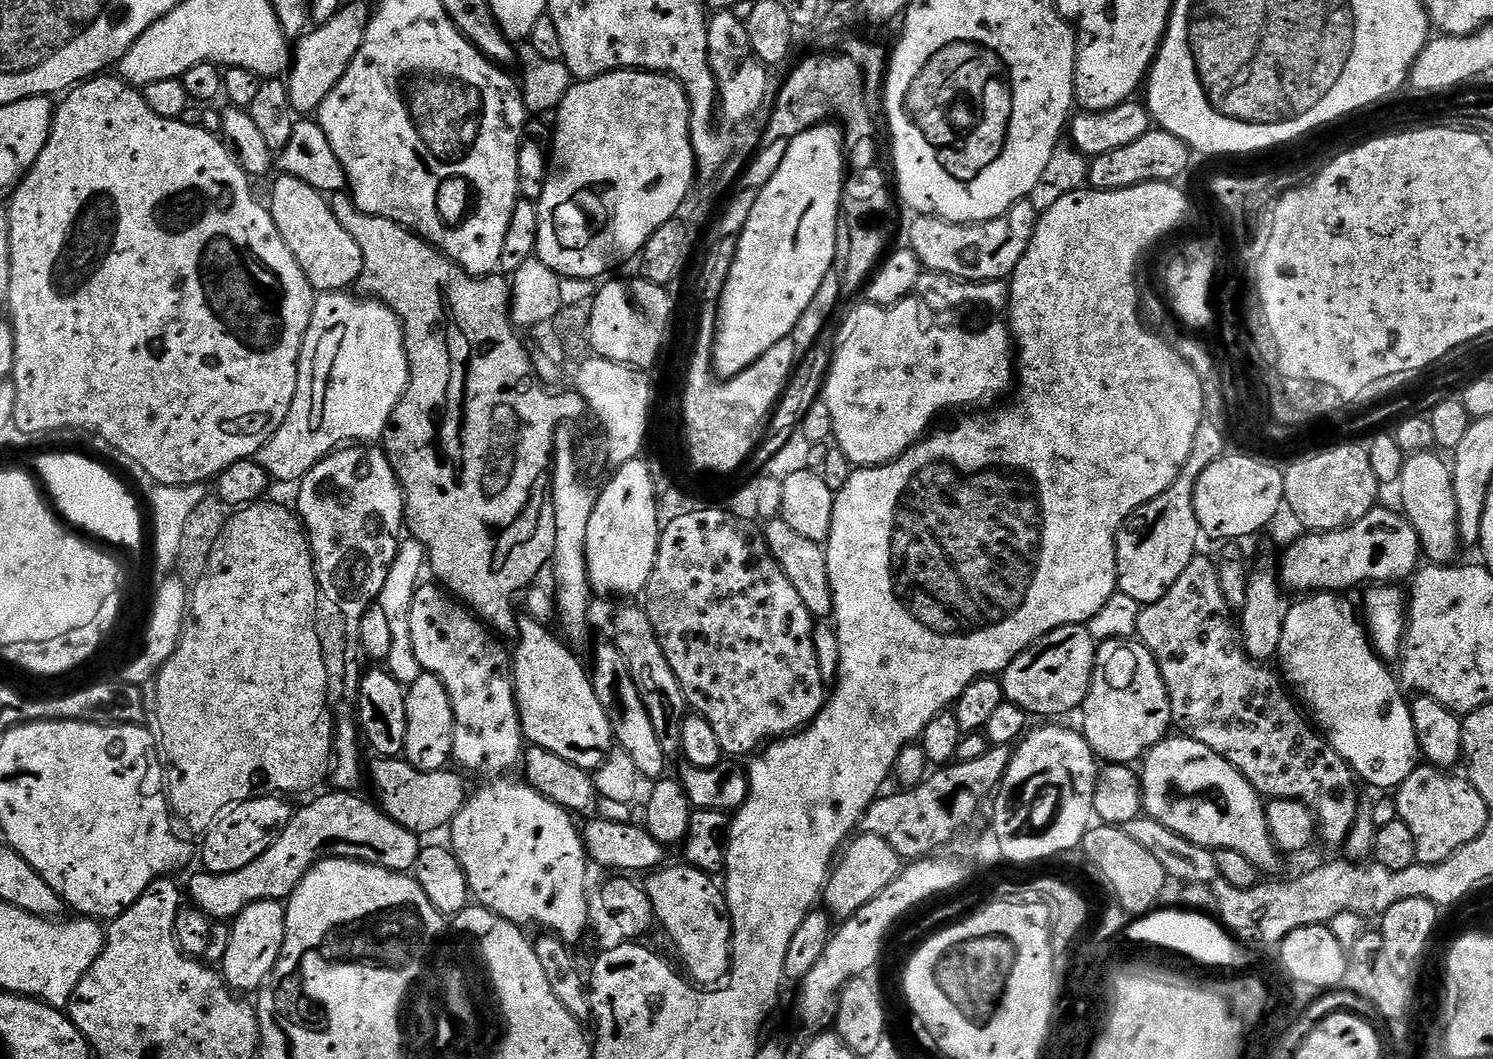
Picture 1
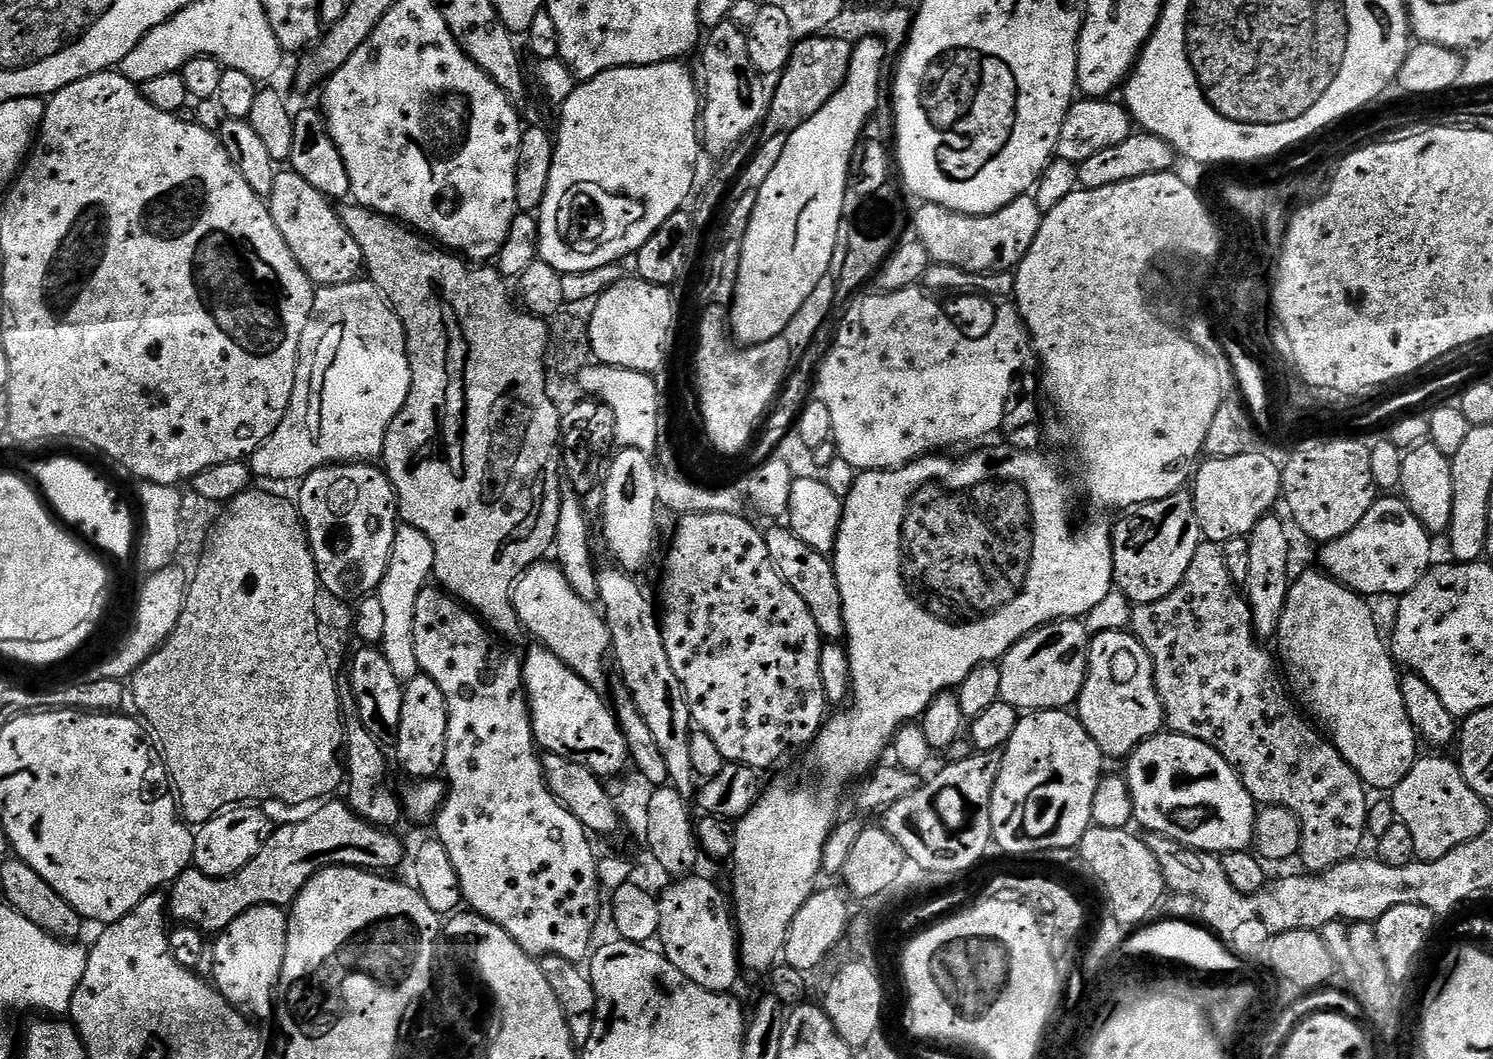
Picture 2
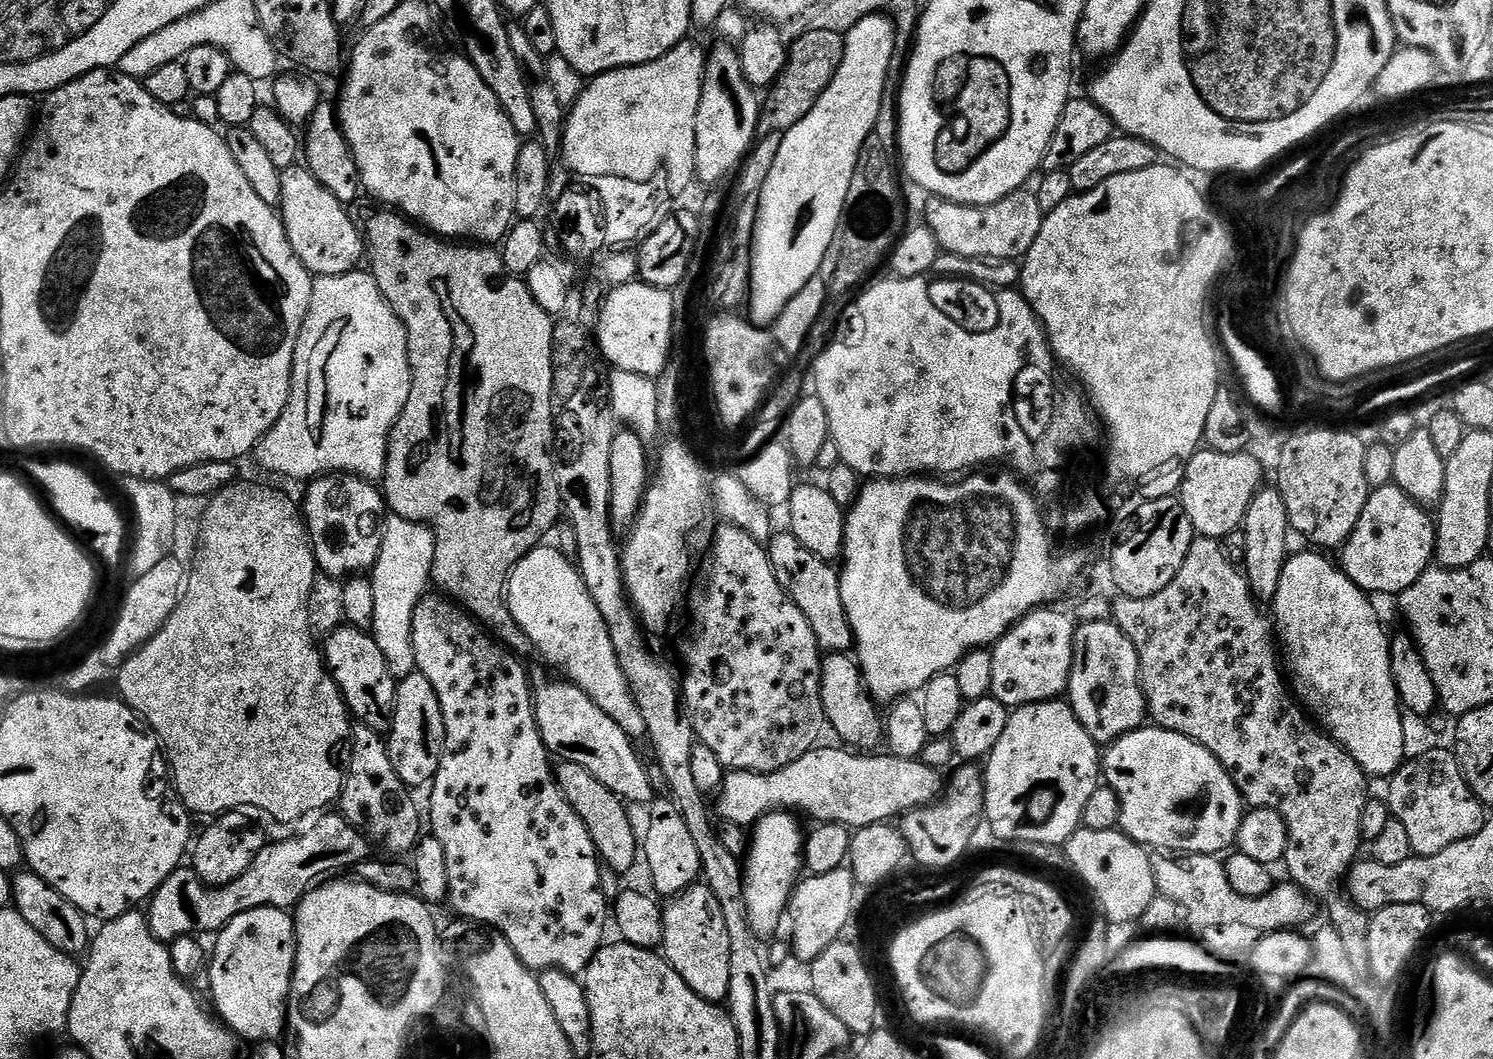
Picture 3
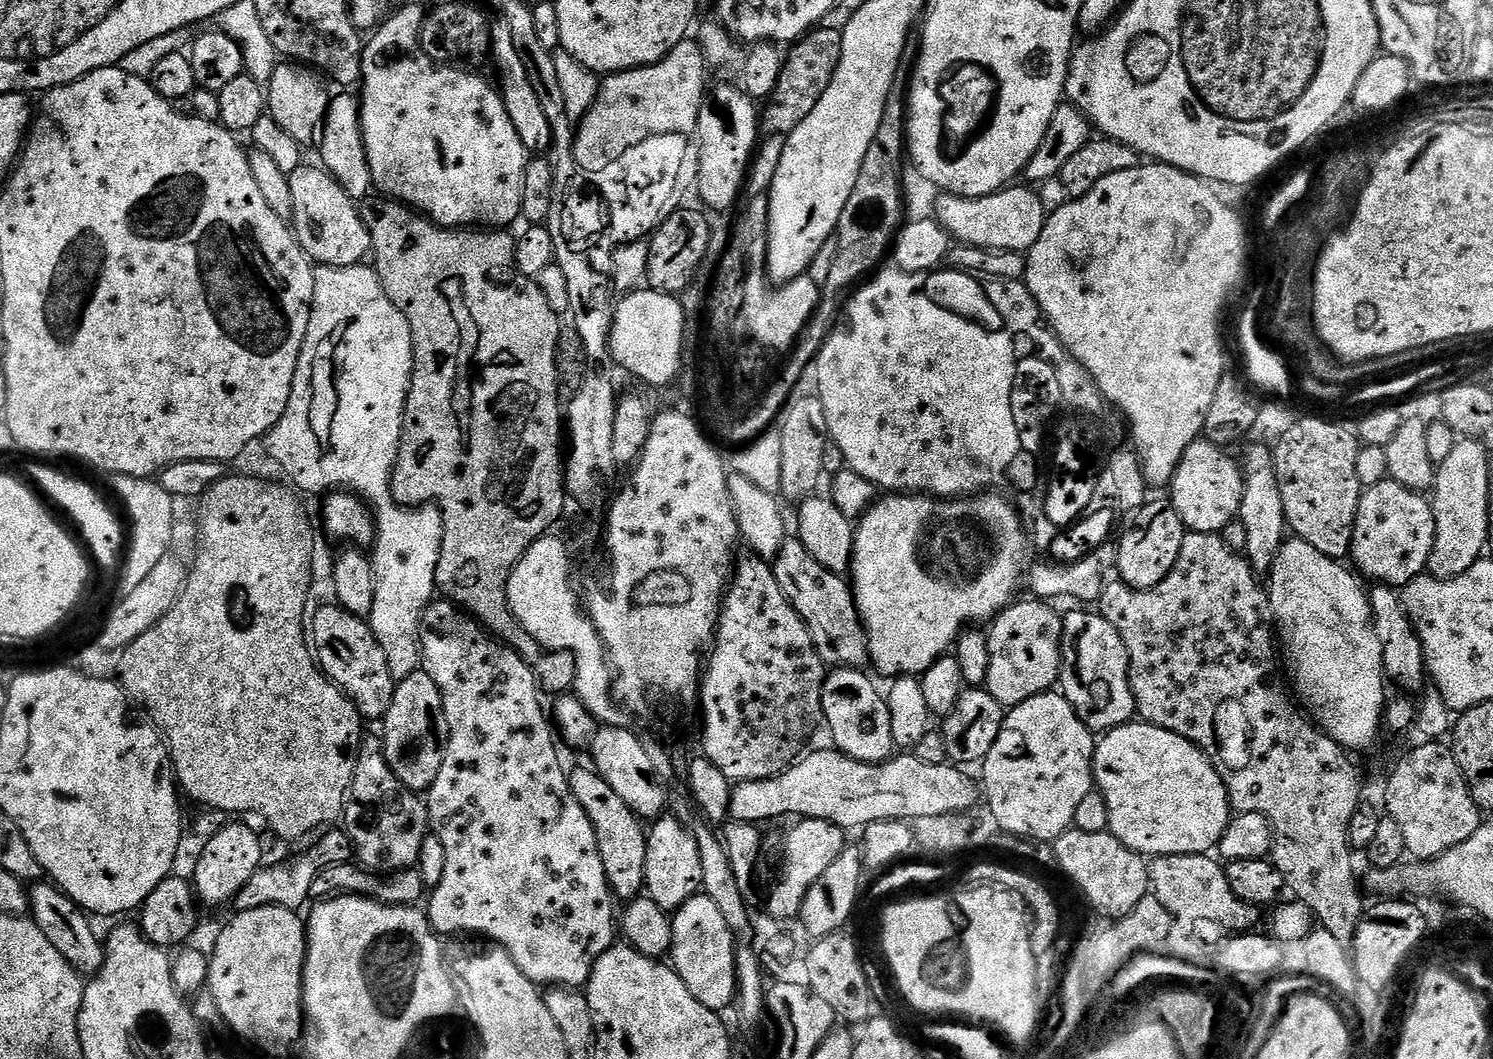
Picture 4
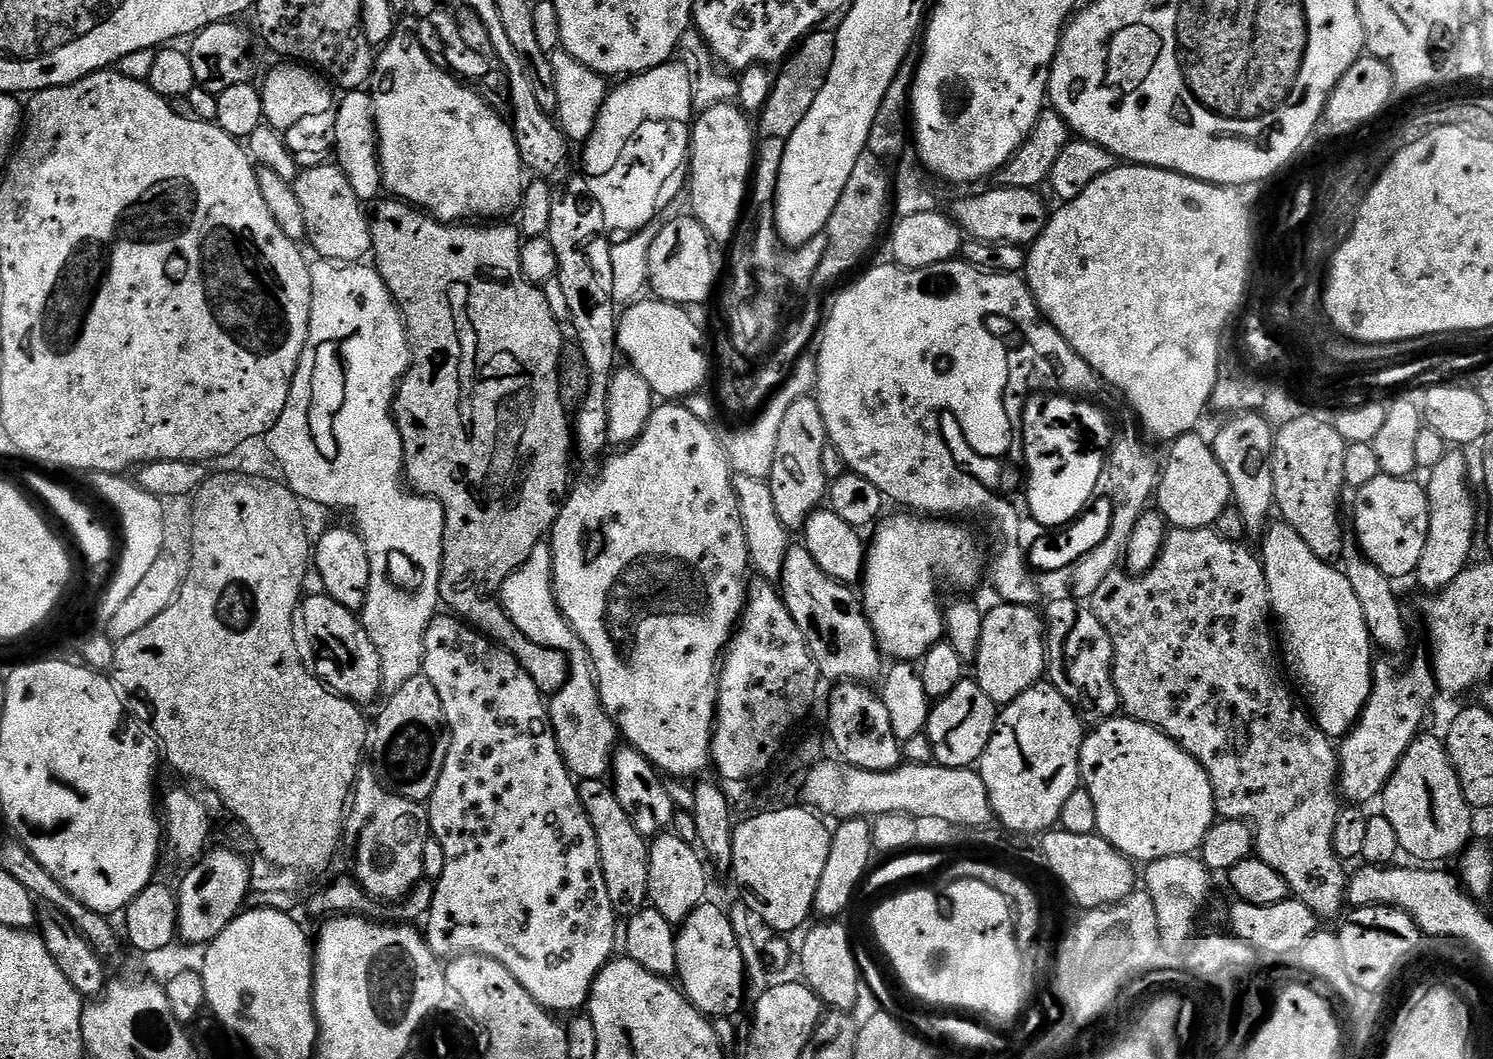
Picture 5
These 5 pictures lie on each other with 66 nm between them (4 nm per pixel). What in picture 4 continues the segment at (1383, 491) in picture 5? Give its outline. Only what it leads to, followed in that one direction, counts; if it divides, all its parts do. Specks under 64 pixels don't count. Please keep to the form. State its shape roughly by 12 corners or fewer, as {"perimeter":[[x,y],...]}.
{"perimeter":[[1391,478],[1364,488],[1350,560],[1384,586],[1427,569],[1432,505]]}

